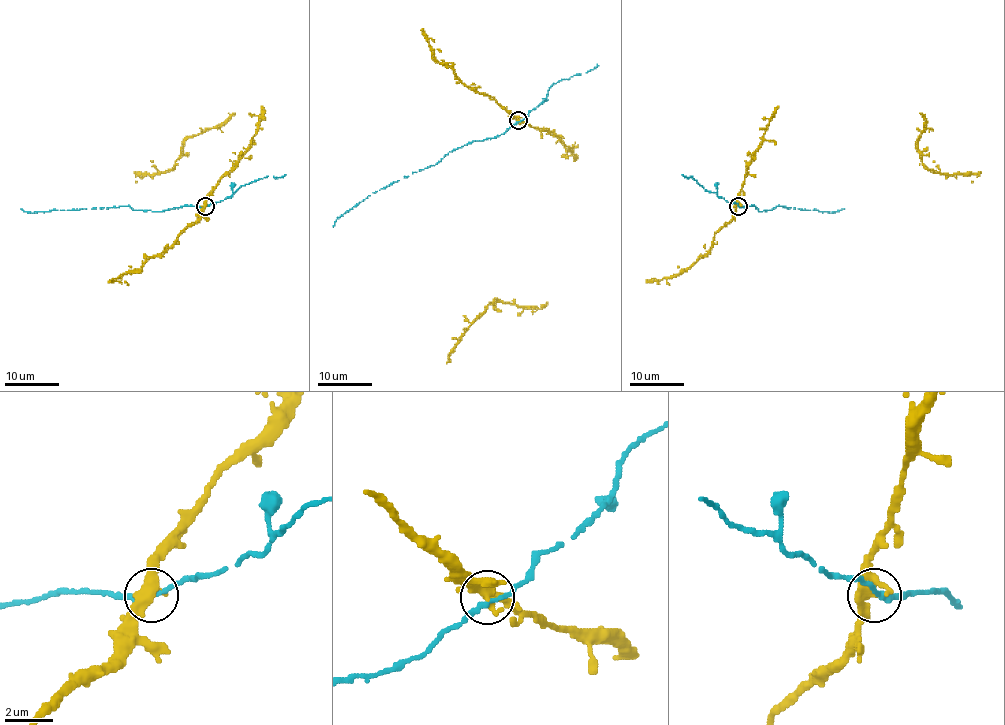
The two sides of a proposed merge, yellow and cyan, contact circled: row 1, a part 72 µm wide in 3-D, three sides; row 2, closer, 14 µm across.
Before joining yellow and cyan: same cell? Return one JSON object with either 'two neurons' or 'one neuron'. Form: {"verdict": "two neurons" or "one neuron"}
{"verdict": "two neurons"}

